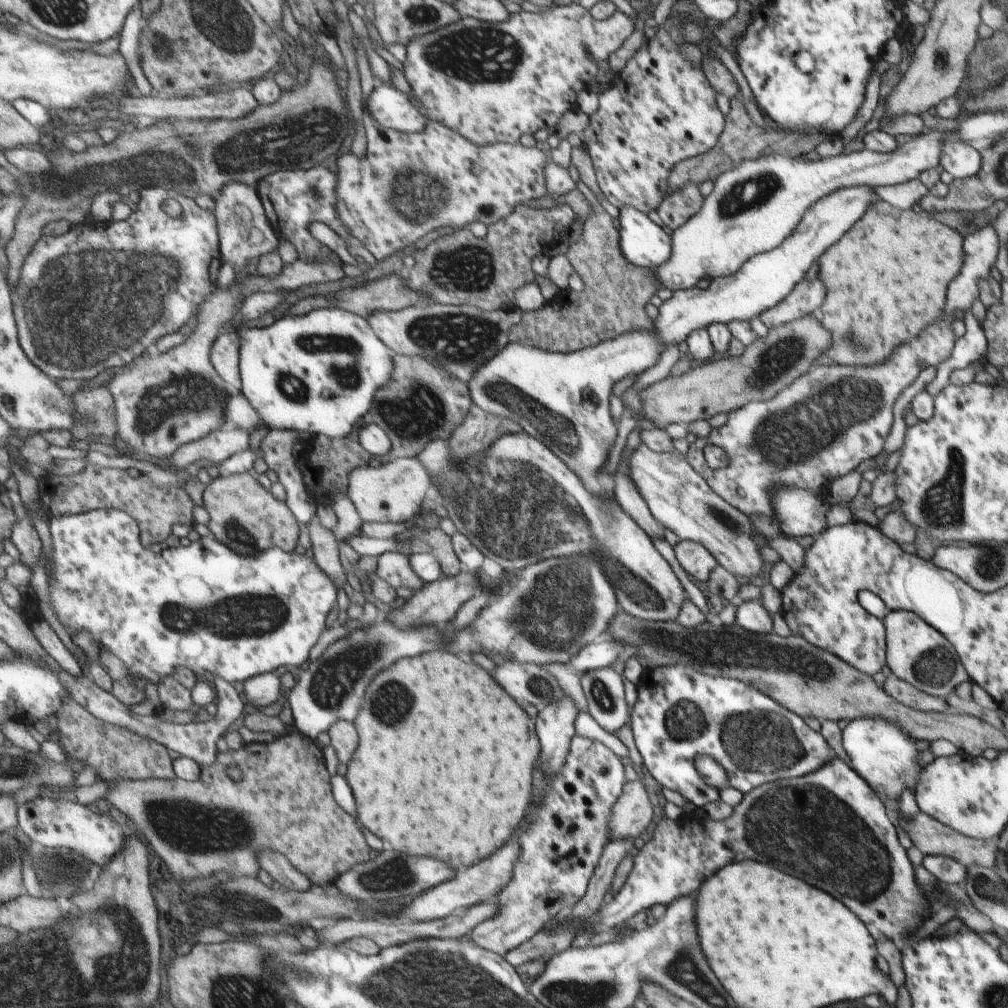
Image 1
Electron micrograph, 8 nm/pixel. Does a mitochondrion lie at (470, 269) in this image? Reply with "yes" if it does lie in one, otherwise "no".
yes

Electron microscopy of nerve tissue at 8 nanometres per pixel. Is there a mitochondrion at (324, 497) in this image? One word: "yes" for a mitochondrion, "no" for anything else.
no

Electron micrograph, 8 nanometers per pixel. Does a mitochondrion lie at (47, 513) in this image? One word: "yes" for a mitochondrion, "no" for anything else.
no

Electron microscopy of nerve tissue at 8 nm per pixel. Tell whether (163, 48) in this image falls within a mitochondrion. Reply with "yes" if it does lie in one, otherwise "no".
yes

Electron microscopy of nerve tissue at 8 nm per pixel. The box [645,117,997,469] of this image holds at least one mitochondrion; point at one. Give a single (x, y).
(775, 362)

